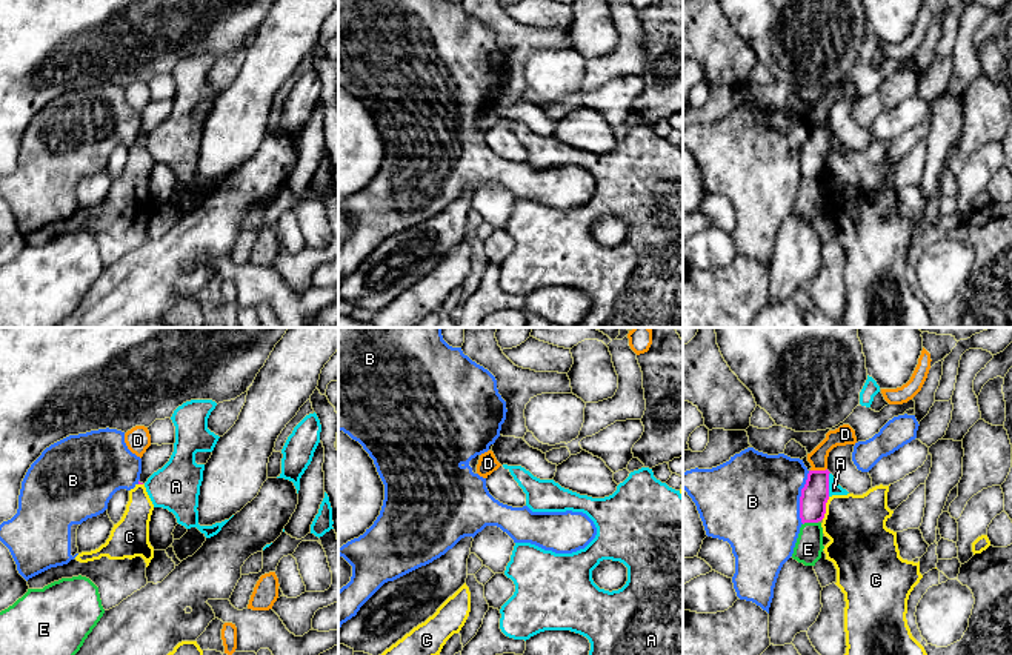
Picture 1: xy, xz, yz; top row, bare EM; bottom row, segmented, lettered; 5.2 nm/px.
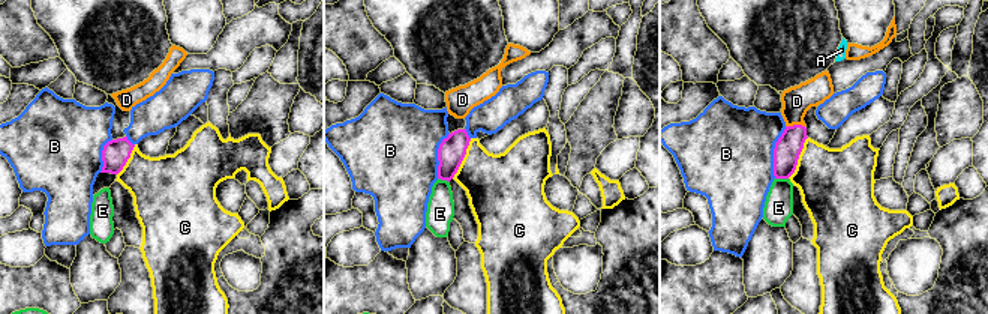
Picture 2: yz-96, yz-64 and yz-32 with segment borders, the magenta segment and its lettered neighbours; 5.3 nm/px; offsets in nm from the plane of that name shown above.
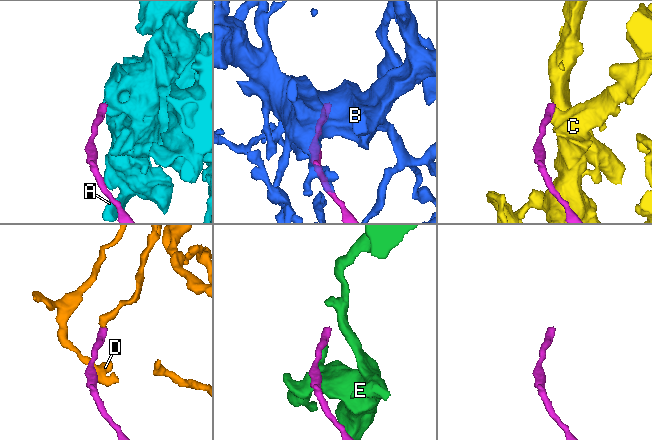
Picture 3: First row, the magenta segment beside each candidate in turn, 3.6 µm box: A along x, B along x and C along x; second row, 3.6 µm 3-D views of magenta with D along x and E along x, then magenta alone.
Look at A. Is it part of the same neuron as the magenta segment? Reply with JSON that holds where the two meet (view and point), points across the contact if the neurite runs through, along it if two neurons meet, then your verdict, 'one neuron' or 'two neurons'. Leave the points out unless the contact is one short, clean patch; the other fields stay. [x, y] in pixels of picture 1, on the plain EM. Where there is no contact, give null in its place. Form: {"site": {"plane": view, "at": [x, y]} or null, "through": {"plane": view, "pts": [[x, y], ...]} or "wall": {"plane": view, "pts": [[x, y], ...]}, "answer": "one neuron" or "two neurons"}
{"site": {"plane": "yz", "at": [828, 140]}, "wall": {"plane": "yz", "pts": [[829, 128], [828, 151]]}, "answer": "two neurons"}

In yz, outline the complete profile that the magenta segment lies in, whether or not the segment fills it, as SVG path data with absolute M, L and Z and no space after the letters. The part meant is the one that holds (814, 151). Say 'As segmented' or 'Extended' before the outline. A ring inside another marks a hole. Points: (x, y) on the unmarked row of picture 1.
Extended. M843 80L835 86L829 86L826 94L807 109L807 117L812 123L800 152L800 174L803 180L818 178L824 174L826 158L829 155L829 108L837 101L855 98L855 86L849 80Z

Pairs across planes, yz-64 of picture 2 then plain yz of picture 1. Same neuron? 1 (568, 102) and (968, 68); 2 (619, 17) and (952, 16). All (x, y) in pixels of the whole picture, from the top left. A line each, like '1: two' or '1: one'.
1: one
2: two

